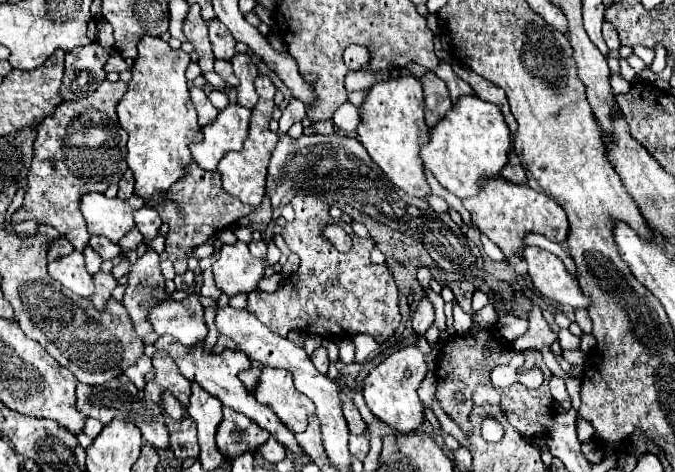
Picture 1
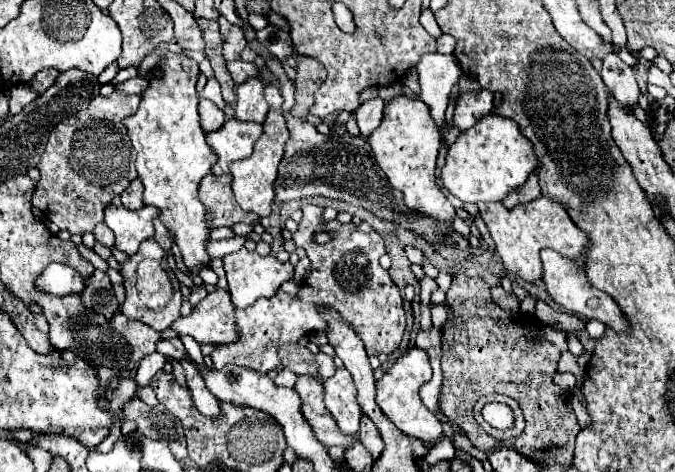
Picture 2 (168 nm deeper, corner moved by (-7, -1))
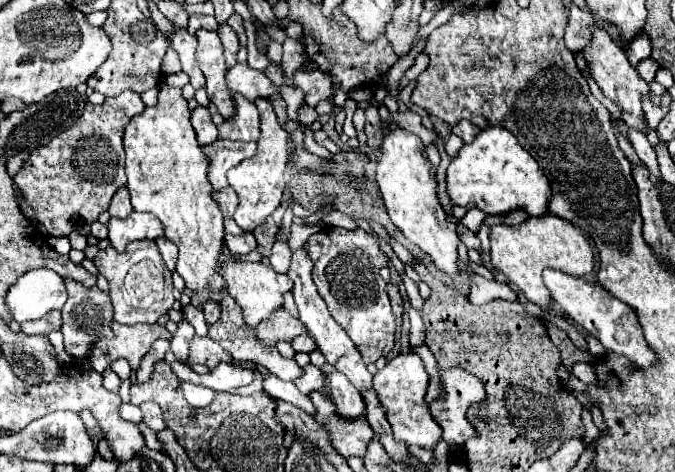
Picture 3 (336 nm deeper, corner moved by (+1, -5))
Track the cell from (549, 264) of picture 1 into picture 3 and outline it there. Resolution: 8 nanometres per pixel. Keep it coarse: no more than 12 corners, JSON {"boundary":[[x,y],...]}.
{"boundary":[[544,271],[544,285],[606,351],[656,365],[636,311],[596,279]]}

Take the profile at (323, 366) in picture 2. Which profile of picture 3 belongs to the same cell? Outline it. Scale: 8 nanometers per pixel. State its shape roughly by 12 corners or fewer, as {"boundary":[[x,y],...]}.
{"boundary":[[314,365],[304,367],[304,375],[294,385],[310,395],[322,391],[324,373]]}

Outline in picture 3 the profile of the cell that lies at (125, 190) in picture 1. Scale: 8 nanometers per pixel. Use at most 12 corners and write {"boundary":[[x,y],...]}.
{"boundary":[[122,187],[110,201],[108,213],[124,219],[132,213],[128,189]]}

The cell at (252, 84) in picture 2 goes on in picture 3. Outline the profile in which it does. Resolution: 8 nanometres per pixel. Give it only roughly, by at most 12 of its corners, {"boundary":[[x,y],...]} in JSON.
{"boundary":[[236,95],[236,115],[224,121],[220,139],[258,141],[260,117],[252,101]]}

